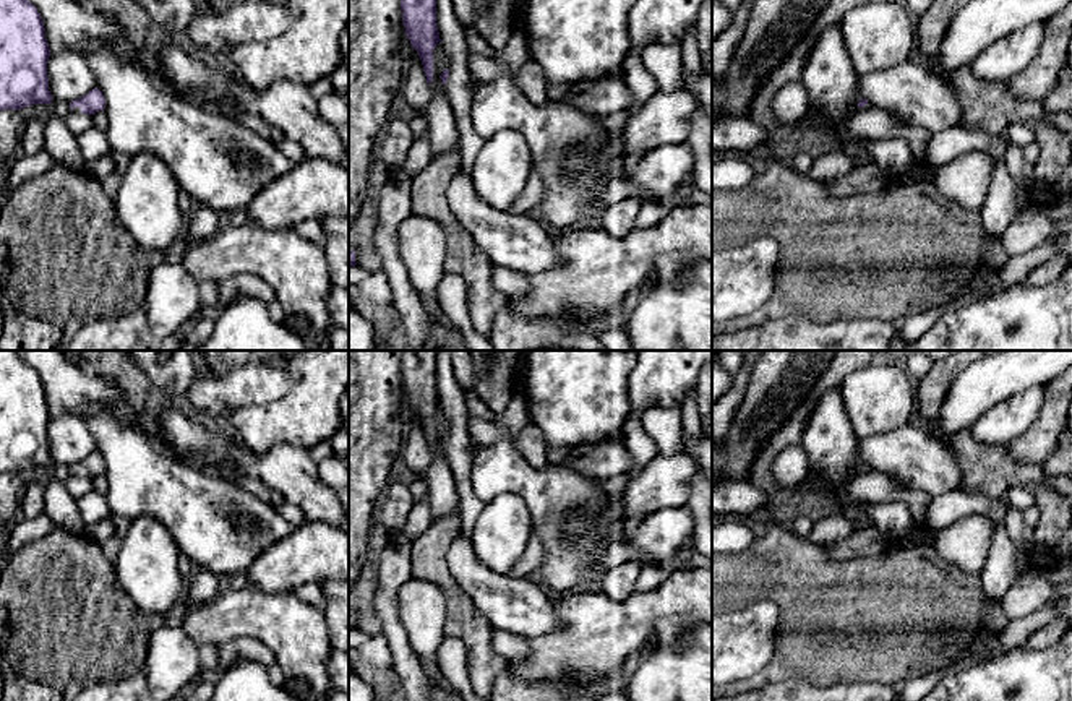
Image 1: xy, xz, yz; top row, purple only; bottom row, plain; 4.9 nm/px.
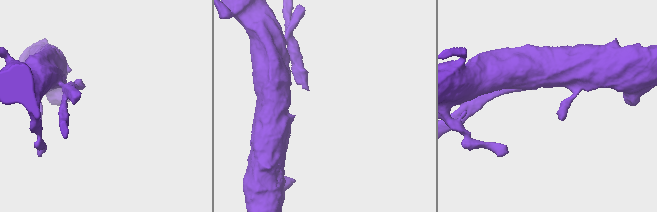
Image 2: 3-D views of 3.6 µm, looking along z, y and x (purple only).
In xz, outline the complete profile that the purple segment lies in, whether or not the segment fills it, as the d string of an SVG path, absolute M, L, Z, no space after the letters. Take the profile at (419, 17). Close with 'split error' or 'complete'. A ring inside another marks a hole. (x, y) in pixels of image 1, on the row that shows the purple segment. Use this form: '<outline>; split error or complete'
M401 0L405 36L417 50L427 83L433 81L433 50L441 42L436 24L436 0Z; complete

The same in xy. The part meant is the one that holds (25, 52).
M0 0L0 110L52 102L49 55L37 8L28 0Z; complete

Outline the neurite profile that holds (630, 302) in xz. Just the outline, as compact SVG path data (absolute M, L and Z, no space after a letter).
M634 289L631 290L621 302L616 316L615 318L598 318L595 321L594 331L602 333L602 331L610 331L610 329L623 329L626 328L629 318L632 316L637 302L641 299L641 290Z

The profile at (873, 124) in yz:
M868 102L866 110L860 110L843 120L847 130L866 140L890 140L902 136L911 149L911 166L924 166L928 162L928 141L931 131L895 122L889 112Z

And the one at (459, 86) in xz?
M436 0L436 24L441 45L448 54L449 76L444 89L457 127L461 169L470 174L485 140L475 131L470 118L475 81L469 70L469 45L462 23L454 13L452 0Z

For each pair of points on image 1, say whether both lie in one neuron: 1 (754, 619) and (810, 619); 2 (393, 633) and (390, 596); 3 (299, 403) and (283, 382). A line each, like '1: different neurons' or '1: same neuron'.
1: different neurons
2: same neuron
3: different neurons

